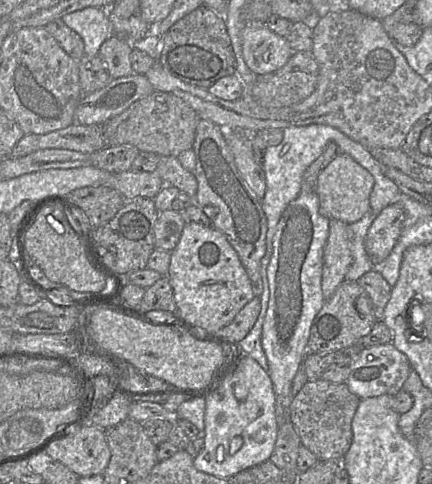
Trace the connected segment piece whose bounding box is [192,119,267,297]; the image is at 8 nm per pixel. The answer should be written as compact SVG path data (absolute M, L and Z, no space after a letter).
M199 119L192 149L196 158L193 173L198 184L195 204L202 209L207 206L216 209L217 214L211 224L226 236L247 272L254 297L260 297L263 291L260 264L266 253L267 234L267 220L261 200L240 175L223 128L209 120Z

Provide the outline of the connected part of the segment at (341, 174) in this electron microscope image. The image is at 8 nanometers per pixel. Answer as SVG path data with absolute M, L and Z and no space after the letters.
M338 153L320 172L314 192L319 199L320 214L329 220L353 224L370 210L370 195L374 186L373 176L352 157Z

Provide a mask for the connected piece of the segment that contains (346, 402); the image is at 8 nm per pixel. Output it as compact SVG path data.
M322 379L307 381L289 406L290 421L301 445L308 448L318 460L343 458L352 444L352 419L359 402L360 398L349 390L346 383Z

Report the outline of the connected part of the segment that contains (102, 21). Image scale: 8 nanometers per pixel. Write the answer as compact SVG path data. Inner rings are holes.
M86 7L60 19L80 35L84 42L84 54L87 56L98 55L102 43L113 35L108 8Z

